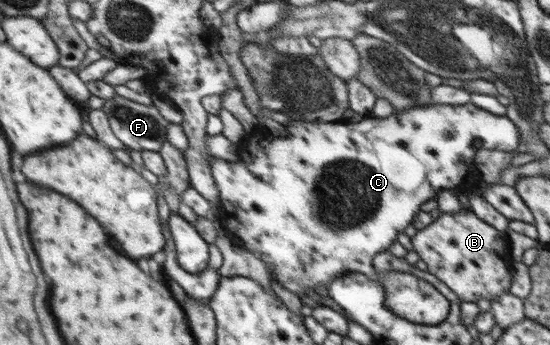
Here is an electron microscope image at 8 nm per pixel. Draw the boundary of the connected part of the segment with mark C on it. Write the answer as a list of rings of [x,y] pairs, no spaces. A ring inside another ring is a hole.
[[[467,103],[457,106],[440,105],[436,108],[435,105],[418,106],[404,111],[393,111],[387,118],[377,118],[374,116],[364,116],[359,122],[307,122],[306,119],[297,119],[291,117],[286,129],[288,135],[284,137],[275,136],[275,138],[265,138],[259,142],[259,150],[255,150],[253,154],[261,154],[257,160],[247,160],[241,158],[236,160],[239,162],[228,162],[227,160],[219,160],[214,158],[211,161],[211,172],[215,179],[215,184],[219,189],[219,211],[215,217],[221,221],[225,221],[225,231],[233,240],[233,244],[241,247],[247,252],[251,252],[259,260],[266,264],[267,270],[271,276],[278,280],[278,283],[287,288],[289,292],[295,295],[306,294],[305,290],[313,290],[314,286],[325,286],[337,276],[343,276],[348,272],[360,272],[368,277],[378,279],[378,281],[385,287],[386,290],[386,304],[389,310],[395,314],[410,320],[417,324],[437,325],[443,322],[450,313],[450,302],[439,292],[432,284],[426,280],[417,278],[415,274],[408,272],[377,272],[372,265],[373,257],[383,250],[388,248],[398,240],[401,232],[413,222],[413,218],[420,211],[420,206],[424,202],[433,200],[438,195],[439,191],[445,189],[455,189],[464,187],[463,182],[467,178],[468,168],[474,165],[475,155],[478,150],[502,150],[505,152],[514,152],[520,143],[520,132],[515,123],[509,117],[502,114],[497,116],[491,114],[473,103]]]

